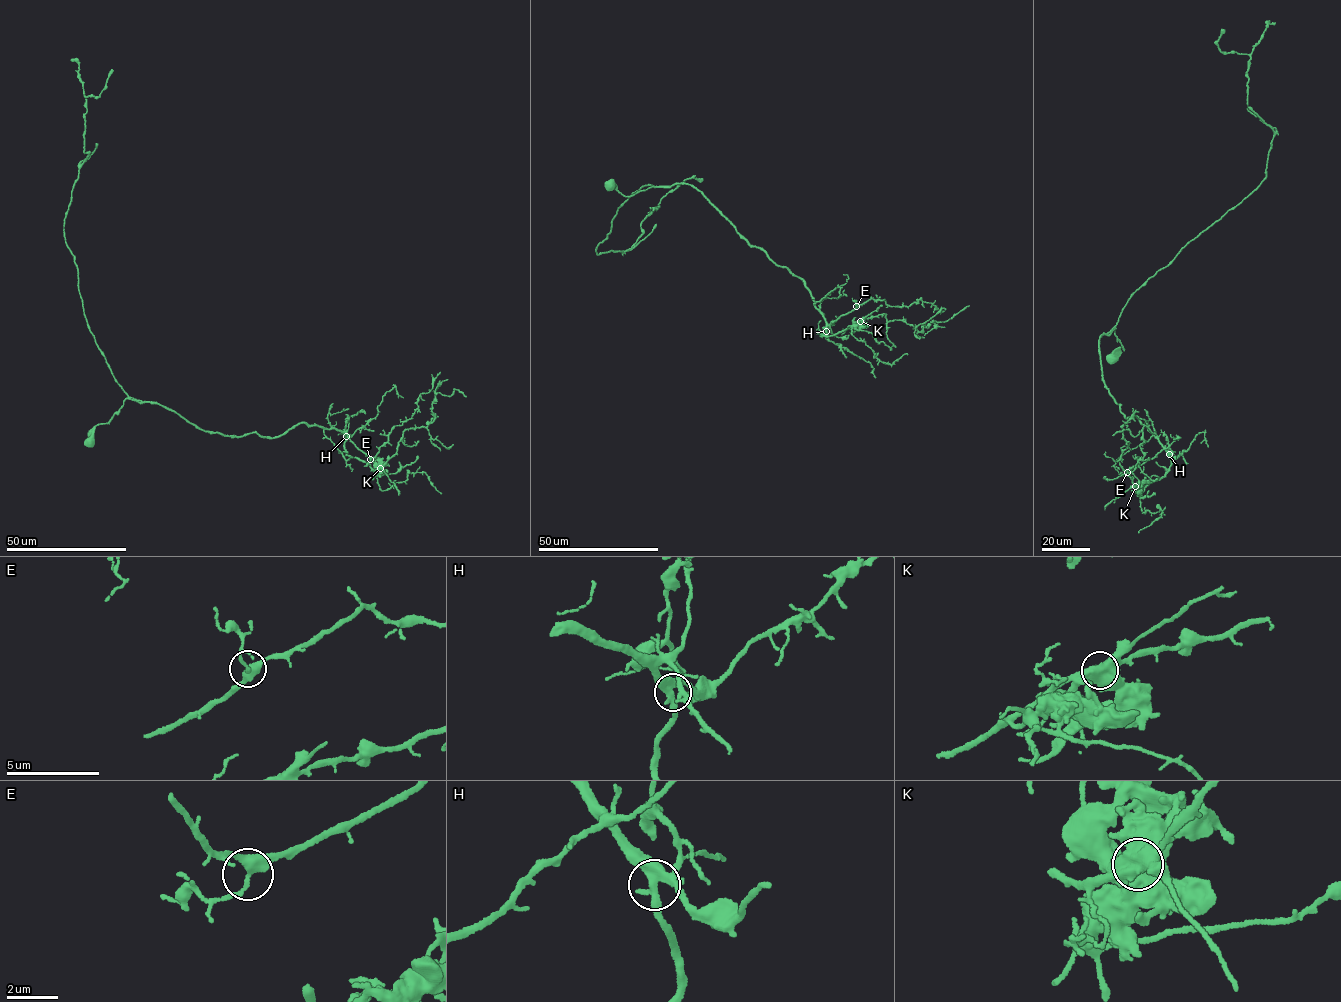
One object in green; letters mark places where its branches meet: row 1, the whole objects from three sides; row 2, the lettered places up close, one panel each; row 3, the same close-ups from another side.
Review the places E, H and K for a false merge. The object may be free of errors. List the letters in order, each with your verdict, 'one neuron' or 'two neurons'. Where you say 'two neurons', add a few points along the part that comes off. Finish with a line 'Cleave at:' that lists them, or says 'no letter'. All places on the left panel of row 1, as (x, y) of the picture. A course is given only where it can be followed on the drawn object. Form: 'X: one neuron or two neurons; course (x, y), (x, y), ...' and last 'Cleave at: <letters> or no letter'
E: one neuron
H: one neuron
K: two neurons; course (380, 468), (369, 455), (365, 456)
Cleave at: K

